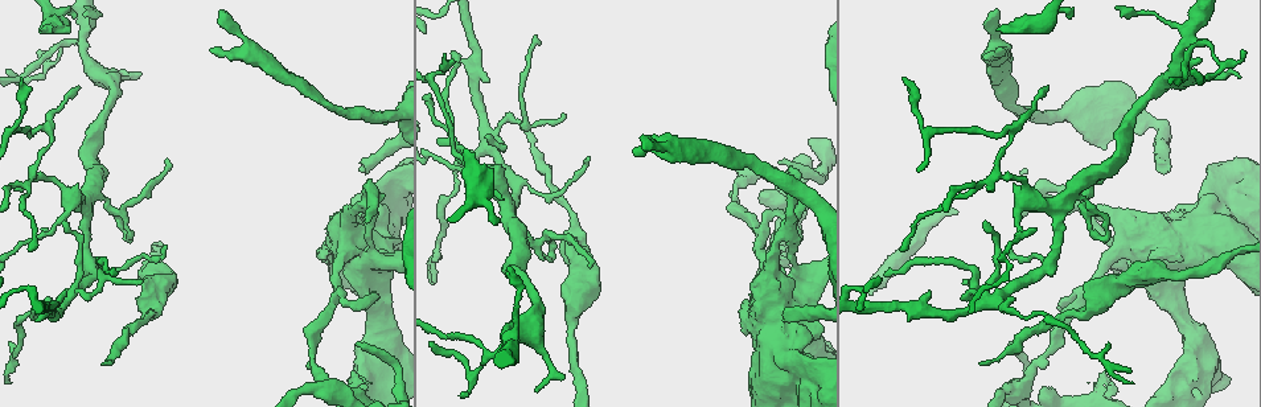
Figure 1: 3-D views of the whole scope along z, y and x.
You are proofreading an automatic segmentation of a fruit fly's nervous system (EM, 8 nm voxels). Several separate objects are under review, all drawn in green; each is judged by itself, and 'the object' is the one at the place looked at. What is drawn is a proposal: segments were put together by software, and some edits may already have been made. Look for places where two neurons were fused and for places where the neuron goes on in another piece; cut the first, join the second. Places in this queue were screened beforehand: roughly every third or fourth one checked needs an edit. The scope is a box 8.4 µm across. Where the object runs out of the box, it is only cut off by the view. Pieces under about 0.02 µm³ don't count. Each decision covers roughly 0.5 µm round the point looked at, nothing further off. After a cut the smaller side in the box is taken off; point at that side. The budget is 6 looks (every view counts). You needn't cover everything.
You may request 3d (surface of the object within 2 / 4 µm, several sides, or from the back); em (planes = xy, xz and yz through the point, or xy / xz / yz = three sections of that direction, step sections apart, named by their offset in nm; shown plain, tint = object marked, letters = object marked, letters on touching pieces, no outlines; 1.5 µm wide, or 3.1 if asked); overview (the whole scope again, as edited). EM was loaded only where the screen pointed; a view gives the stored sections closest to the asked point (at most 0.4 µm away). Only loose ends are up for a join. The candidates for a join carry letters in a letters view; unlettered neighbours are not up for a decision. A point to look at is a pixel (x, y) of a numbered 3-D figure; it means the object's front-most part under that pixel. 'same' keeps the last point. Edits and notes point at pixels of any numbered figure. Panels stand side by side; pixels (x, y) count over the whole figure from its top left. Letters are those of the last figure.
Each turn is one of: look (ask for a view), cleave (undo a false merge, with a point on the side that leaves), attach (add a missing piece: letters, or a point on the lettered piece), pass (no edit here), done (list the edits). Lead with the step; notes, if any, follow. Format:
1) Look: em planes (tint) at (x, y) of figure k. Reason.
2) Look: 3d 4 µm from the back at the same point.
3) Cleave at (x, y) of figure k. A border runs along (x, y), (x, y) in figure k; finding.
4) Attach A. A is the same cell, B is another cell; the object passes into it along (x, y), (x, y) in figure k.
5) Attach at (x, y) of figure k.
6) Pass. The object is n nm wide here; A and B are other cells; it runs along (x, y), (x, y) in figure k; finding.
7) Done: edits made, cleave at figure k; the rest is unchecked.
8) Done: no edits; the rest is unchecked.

Look: em planes (letters) at (1046, 89) of figure 1. Thin end.

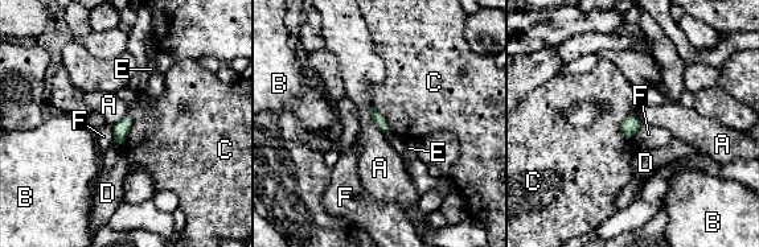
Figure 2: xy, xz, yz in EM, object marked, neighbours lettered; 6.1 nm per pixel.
Pass. A, B, C, D, E and F are other cells; a border runs along (372, 105), (372, 120), (382, 132) in figure 2; none of them fits.

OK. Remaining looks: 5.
Look: em planes (letters) at (210, 50) of figure 1. Free end.

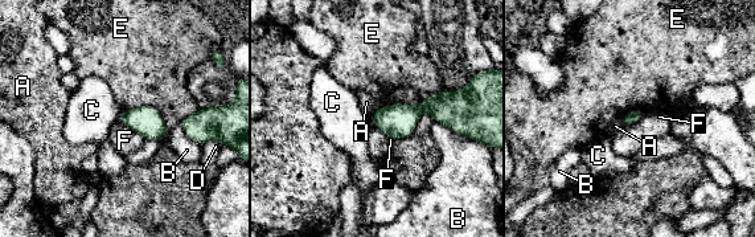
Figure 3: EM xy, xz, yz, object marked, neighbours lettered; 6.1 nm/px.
Pass. A, B, C, D, E and F are other cells; a border runs along (372, 113), (374, 125), (392, 139) in figure 3; no lettered piece goes on from it.

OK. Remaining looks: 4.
Look: 3d 2 µm from the back at (1100, 373) of figure 1. Branch stops here.

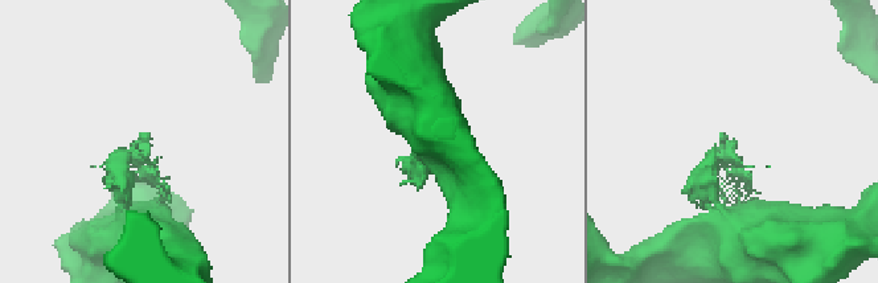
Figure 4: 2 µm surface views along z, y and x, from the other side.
Look: em planes (tint) at (724, 136) of figure 4. Need the tissue.

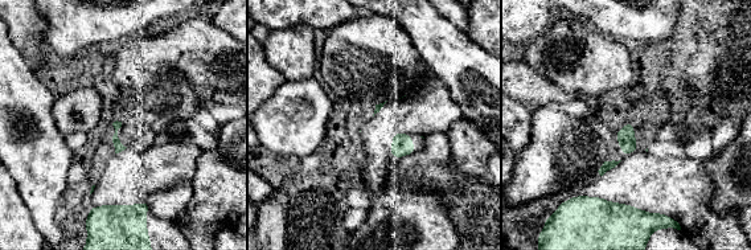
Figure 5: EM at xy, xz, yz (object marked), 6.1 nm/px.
Look: em planes (letters) at the same point.

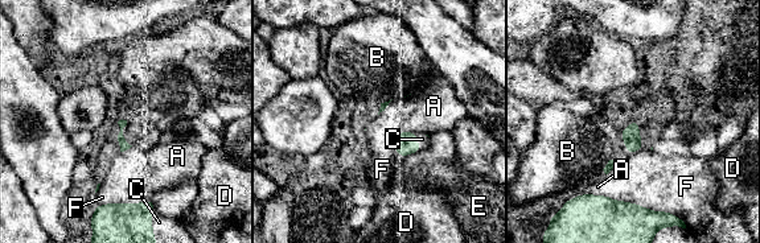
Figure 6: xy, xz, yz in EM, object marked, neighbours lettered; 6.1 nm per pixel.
Pass. A, B, C, D, E and F are other cells; a border runs along (420, 149), (401, 157) in figure 6; none of them fits.

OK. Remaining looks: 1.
Done: no edits; the rest is unchecked.

